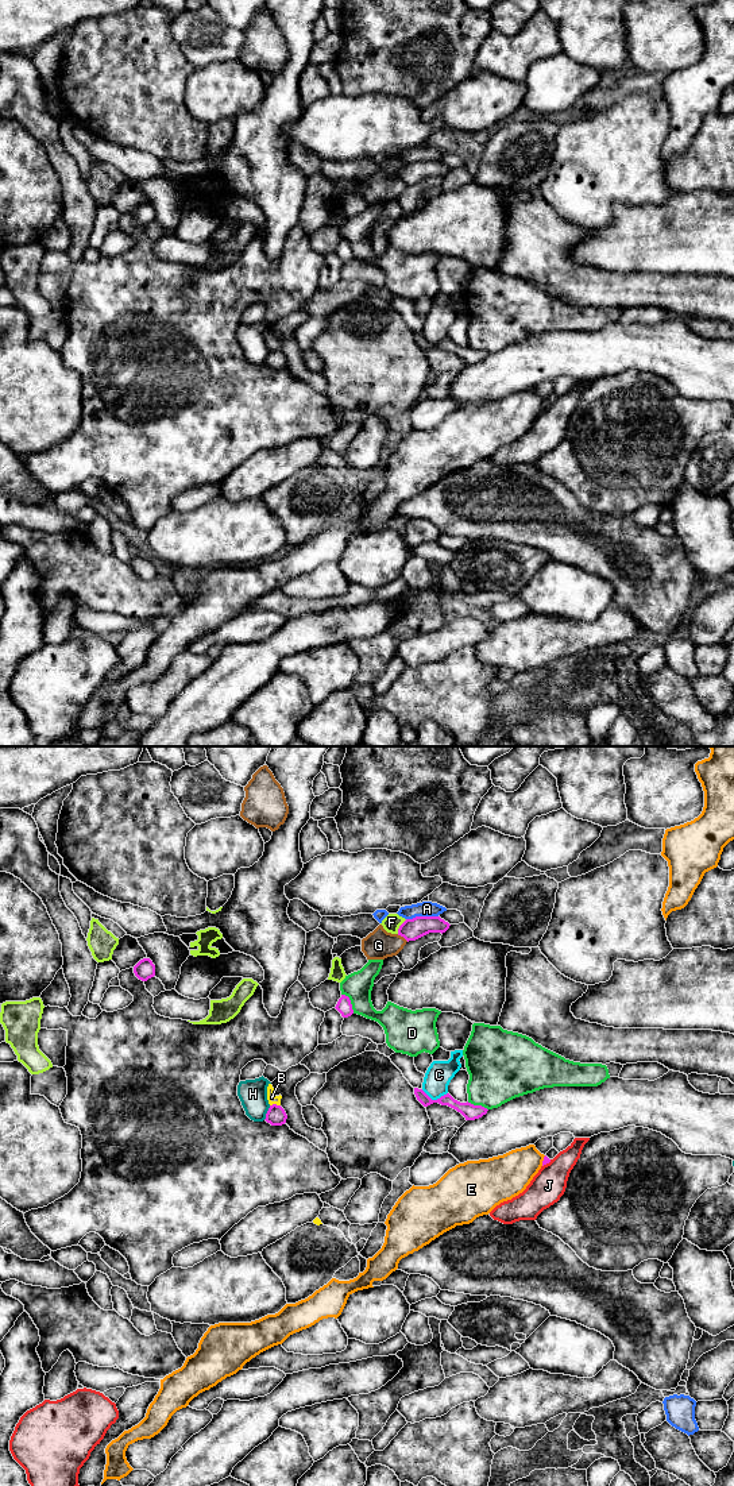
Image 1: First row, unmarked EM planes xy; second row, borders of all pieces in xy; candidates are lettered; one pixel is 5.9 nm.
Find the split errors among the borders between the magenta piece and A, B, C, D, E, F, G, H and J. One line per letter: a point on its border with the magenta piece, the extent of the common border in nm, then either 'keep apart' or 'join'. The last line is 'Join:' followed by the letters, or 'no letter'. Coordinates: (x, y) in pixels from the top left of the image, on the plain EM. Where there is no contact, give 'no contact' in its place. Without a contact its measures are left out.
A: xy (421, 161) | 190 nm | keep apart
B: xy (274, 348) | 60 nm | keep apart
C: xy (435, 344) | 160 nm | keep apart
D: xy (350, 246) | 140 nm | keep apart
E: xy (543, 405) | 70 nm | keep apart
F: xy (400, 170) | 110 nm | keep apart
G: xy (402, 180) | 80 nm | keep apart
H: xy (267, 356) | 100 nm | keep apart
J: xy (547, 406) | 70 nm | keep apart
Join: no letter

